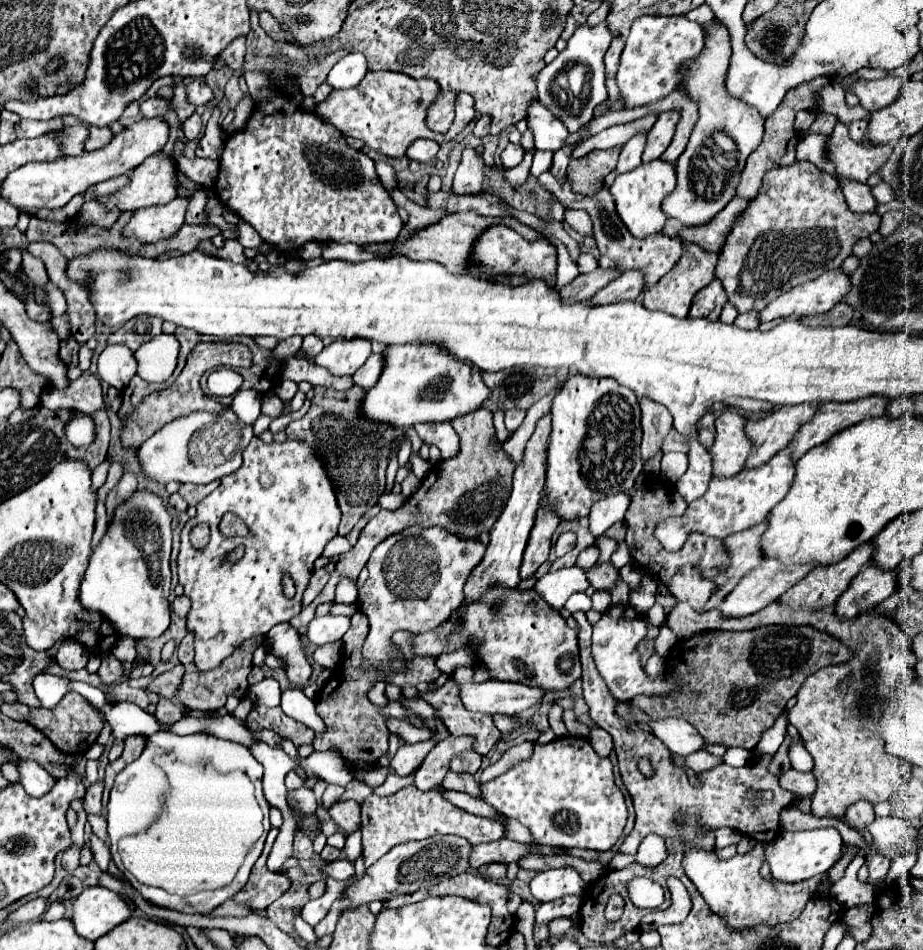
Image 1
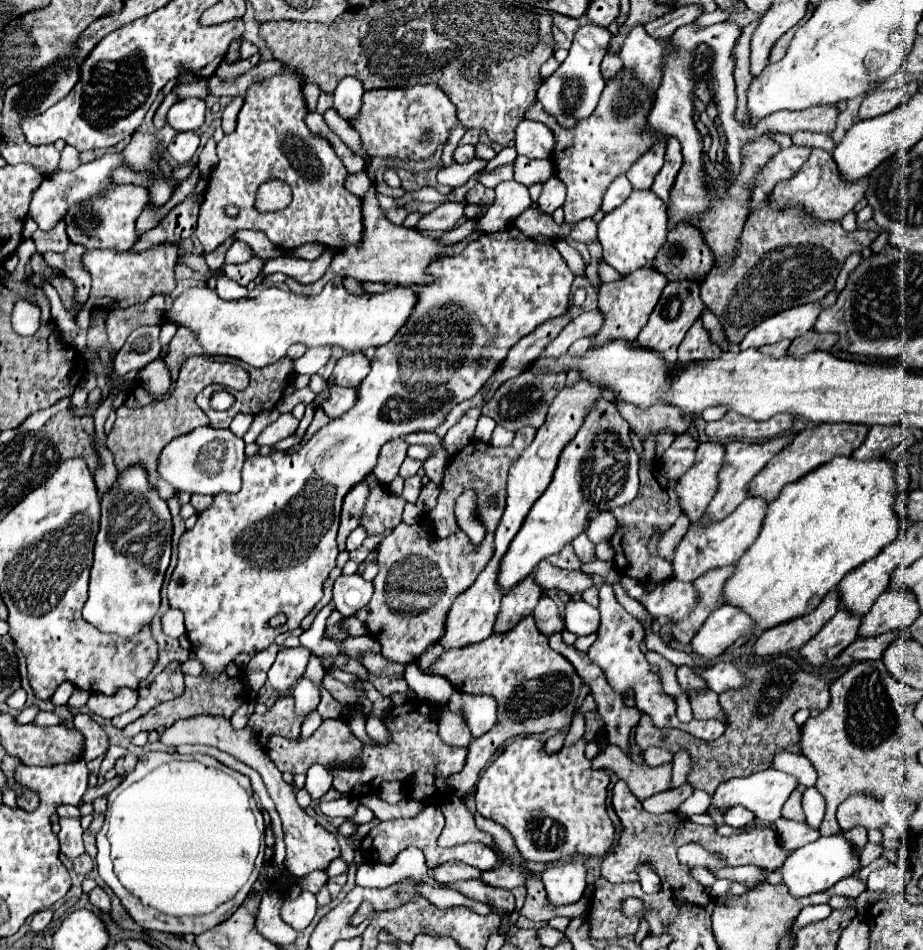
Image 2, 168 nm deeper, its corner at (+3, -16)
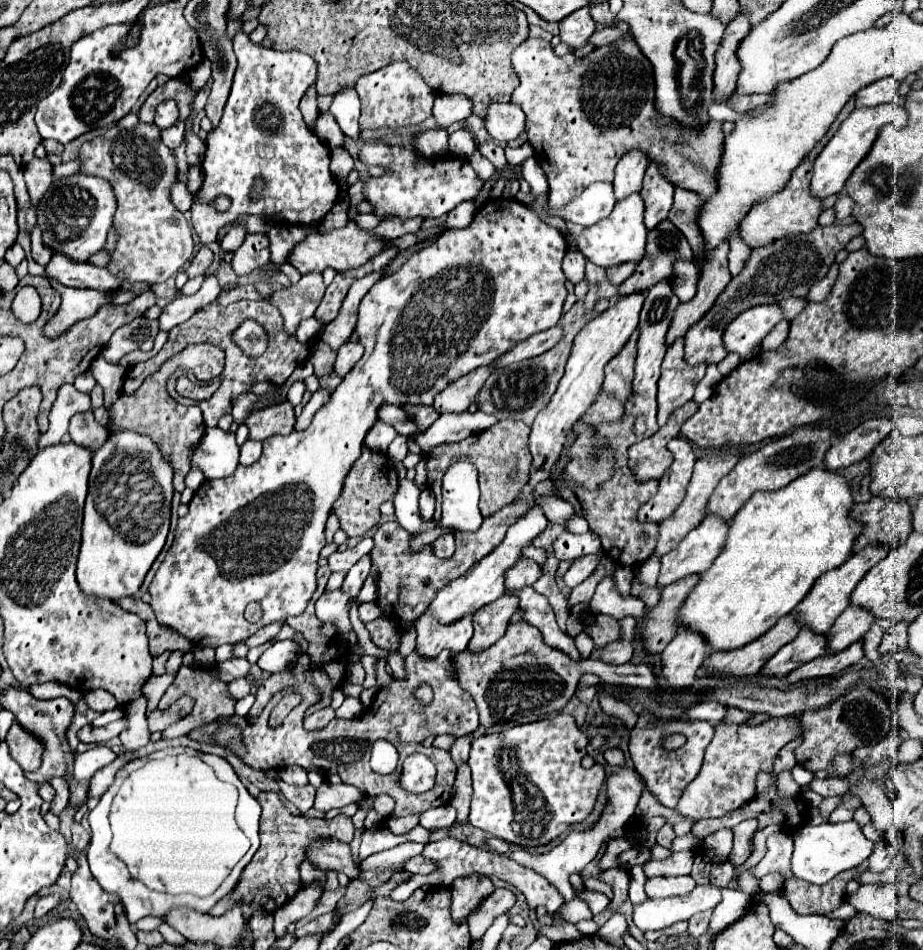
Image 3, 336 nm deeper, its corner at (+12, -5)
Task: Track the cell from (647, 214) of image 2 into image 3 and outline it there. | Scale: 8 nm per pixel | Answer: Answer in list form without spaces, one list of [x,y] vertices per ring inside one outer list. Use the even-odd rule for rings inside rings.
[[[633,193],[629,195],[627,199],[619,201],[613,209],[613,213],[591,225],[591,227],[585,227],[581,235],[573,235],[571,241],[575,243],[575,247],[595,265],[607,269],[607,267],[615,267],[615,265],[621,265],[621,263],[627,263],[627,261],[641,261],[641,257],[645,255],[645,237],[647,237],[647,229],[645,229],[645,223],[643,223],[643,213],[645,213],[645,205],[643,205],[643,199],[639,193]]]

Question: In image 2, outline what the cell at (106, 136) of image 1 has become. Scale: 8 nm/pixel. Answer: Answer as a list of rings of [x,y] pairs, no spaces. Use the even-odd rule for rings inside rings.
[[[66,146],[60,158],[60,170],[74,170],[80,166],[80,152],[74,146]]]

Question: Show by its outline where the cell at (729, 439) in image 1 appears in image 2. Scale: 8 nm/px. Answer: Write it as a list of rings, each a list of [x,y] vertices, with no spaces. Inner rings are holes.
[[[702,442],[696,452],[694,466],[678,480],[678,498],[690,522],[696,522],[706,512],[710,498],[718,488],[718,472],[722,470],[724,444]]]

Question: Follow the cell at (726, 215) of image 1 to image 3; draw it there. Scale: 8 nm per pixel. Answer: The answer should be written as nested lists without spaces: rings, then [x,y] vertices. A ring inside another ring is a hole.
[[[661,221],[647,235],[645,257],[637,265],[637,271],[625,283],[619,285],[617,297],[623,297],[633,289],[641,289],[641,293],[645,293],[655,283],[671,277],[673,263],[677,259],[691,259],[691,257],[693,257],[693,251],[687,239],[679,233],[679,229],[673,227],[671,221]]]

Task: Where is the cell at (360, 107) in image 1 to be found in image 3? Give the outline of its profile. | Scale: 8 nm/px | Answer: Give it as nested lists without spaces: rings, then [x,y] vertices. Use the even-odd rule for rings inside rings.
[[[391,63],[361,77],[355,85],[355,91],[361,99],[361,129],[379,129],[379,127],[405,127],[419,125],[431,115],[435,93],[425,85],[421,75],[405,63]]]

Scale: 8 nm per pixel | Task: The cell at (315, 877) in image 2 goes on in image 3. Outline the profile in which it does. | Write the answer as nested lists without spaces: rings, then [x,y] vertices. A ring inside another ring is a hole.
[[[303,861],[303,865],[301,865],[301,881],[313,883],[313,881],[319,881],[319,879],[323,879],[323,873],[311,861]]]

